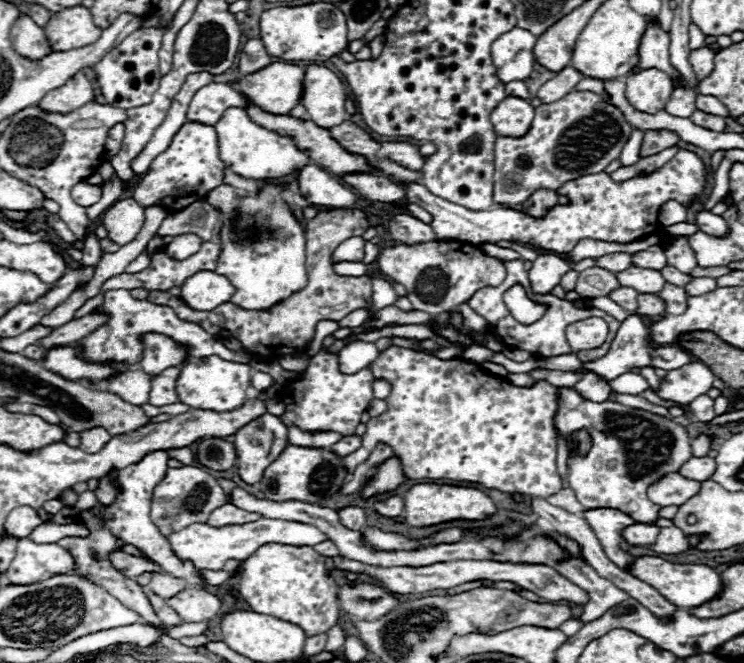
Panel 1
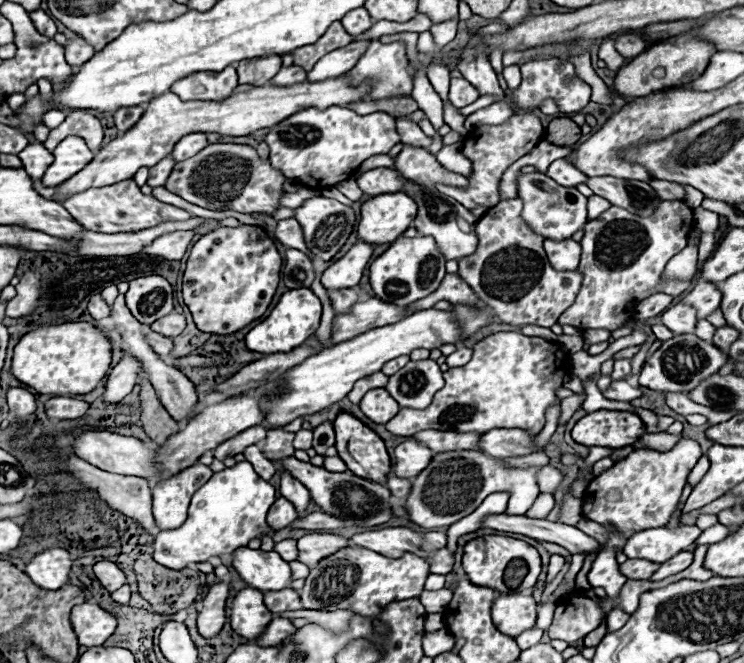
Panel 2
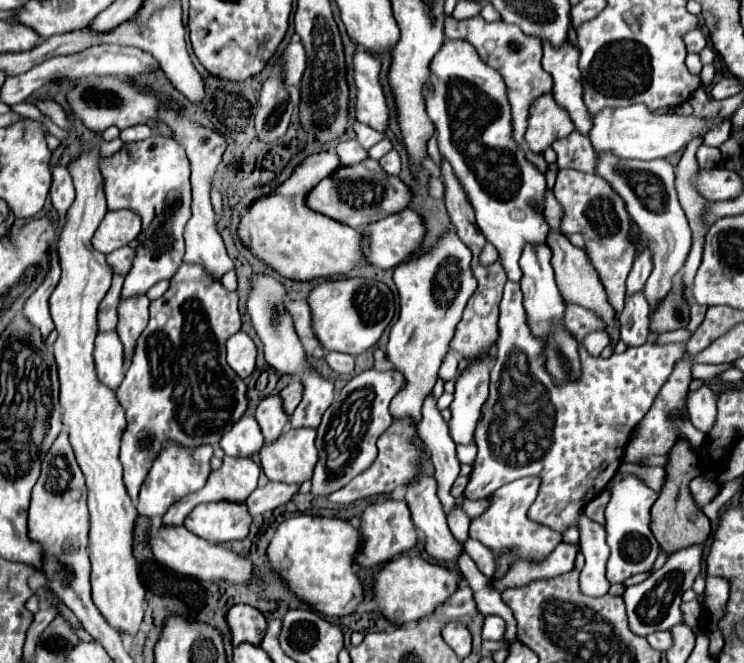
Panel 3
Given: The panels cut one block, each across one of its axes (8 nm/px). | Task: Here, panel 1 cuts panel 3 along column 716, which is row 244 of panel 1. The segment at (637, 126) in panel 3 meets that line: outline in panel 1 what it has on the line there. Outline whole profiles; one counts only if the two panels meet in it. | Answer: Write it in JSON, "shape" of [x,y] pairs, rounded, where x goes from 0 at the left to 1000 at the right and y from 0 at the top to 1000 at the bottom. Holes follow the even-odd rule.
{"shape":[[[180,299],[161,302],[137,323],[137,341],[145,347],[145,359],[161,371],[177,365],[191,338],[194,314]]]}

